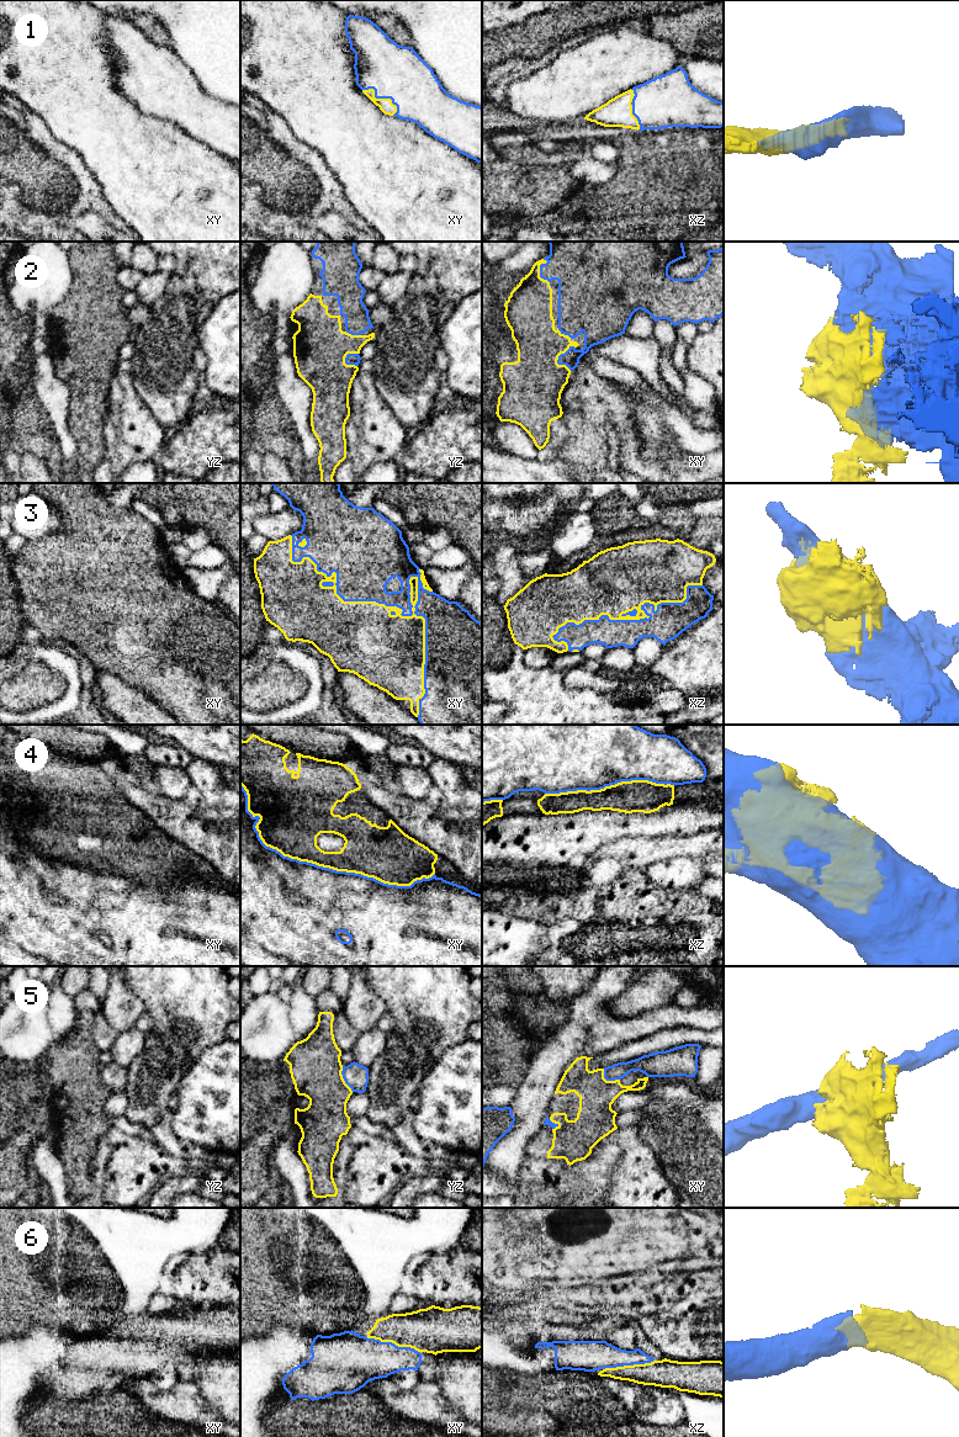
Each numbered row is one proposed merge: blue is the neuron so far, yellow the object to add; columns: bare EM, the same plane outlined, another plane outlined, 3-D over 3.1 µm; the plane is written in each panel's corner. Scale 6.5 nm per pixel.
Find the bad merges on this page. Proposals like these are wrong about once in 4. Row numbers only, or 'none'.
4, 5

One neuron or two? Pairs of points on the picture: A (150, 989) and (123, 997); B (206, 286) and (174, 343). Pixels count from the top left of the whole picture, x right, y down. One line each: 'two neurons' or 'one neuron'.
A: two neurons
B: one neuron

